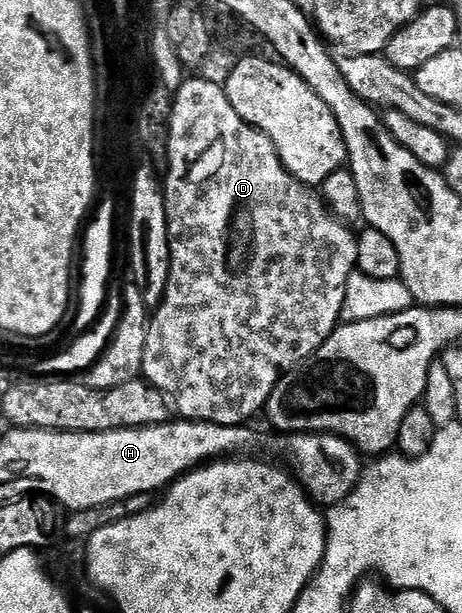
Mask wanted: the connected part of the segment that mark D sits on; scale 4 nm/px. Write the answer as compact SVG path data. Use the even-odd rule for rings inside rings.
M187 78L183 80L180 90L173 93L174 109L172 110L172 118L170 119L170 141L168 142L168 163L164 169L164 195L166 198L166 221L168 222L168 234L170 235L170 273L168 274L168 286L164 290L164 298L162 303L157 308L153 309L152 315L149 317L150 325L148 326L148 338L144 346L144 362L142 363L142 371L145 379L149 380L155 388L166 395L176 409L177 415L183 420L199 420L200 422L216 422L220 426L236 426L237 424L246 424L254 415L261 413L265 409L268 398L272 394L272 390L276 386L276 382L282 376L282 373L290 371L296 365L307 360L313 352L320 350L320 346L324 346L324 342L333 334L335 328L338 327L342 320L342 307L344 306L344 294L348 290L348 278L358 266L356 258L356 246L358 238L353 228L349 223L337 220L332 215L330 209L326 206L326 201L311 185L301 184L292 173L287 170L280 162L280 158L276 154L276 146L272 146L272 142L260 130L256 130L248 122L244 122L244 118L240 118L240 114L236 114L236 110L232 110L232 102L228 102L226 97L226 89L221 83L213 84L210 80L193 80Z

